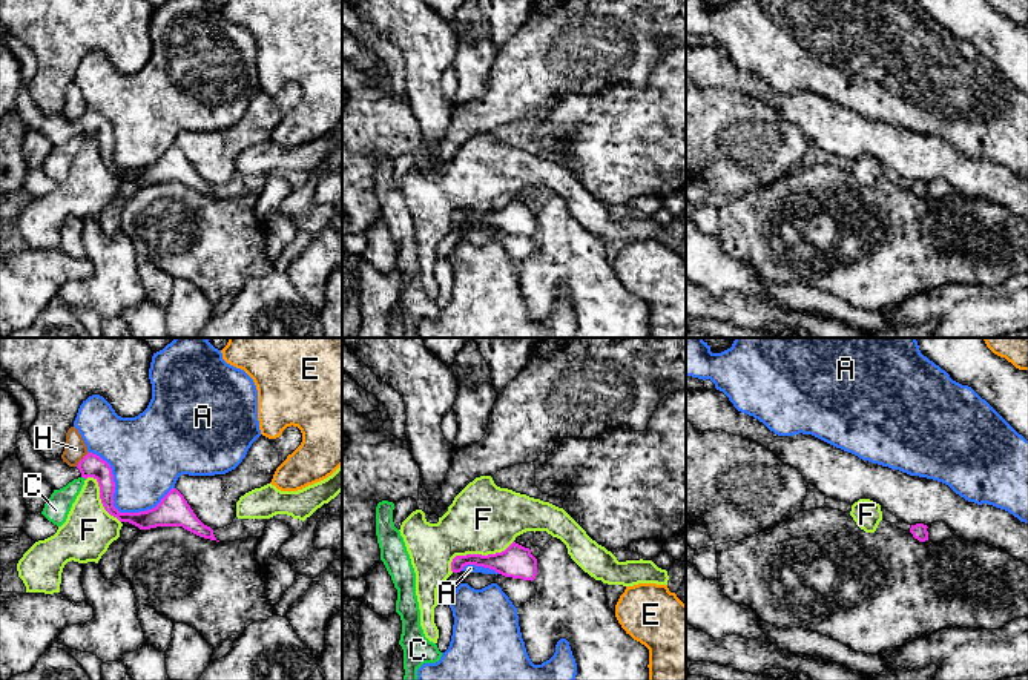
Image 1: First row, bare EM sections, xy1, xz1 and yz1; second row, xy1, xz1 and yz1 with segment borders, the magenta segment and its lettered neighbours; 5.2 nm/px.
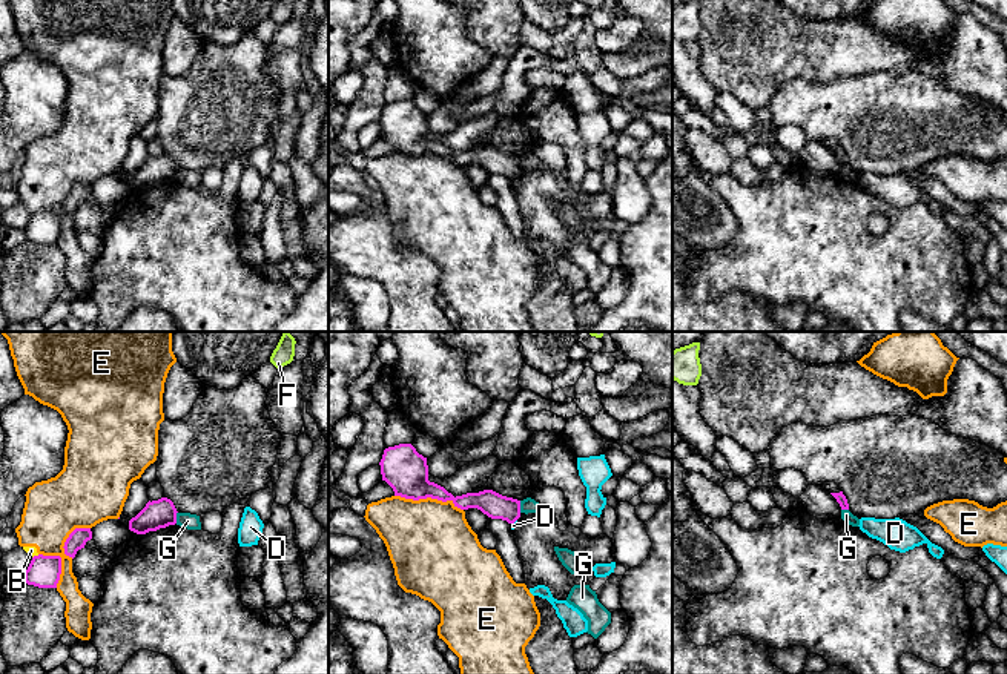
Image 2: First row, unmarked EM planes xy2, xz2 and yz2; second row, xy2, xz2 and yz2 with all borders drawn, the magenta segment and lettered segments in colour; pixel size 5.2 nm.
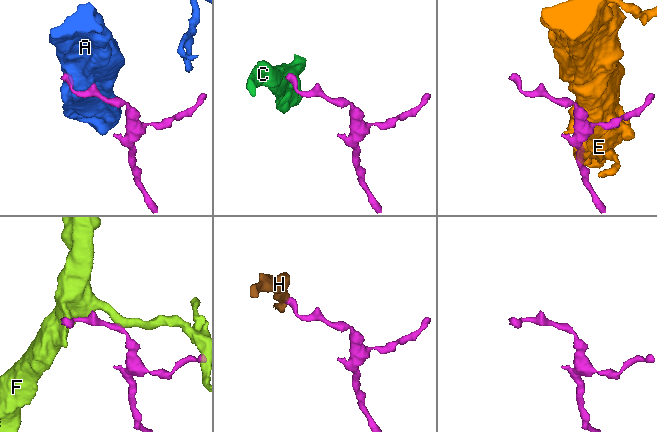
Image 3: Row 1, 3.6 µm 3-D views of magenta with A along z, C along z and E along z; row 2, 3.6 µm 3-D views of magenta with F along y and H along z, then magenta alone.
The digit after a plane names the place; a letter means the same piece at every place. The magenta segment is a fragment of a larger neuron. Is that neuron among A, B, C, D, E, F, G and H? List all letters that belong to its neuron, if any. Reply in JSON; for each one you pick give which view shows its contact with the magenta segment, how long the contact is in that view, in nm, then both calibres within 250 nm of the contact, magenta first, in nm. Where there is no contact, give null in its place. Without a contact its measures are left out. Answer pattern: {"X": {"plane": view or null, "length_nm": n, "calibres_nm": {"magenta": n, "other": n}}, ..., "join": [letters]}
{"join": []}

